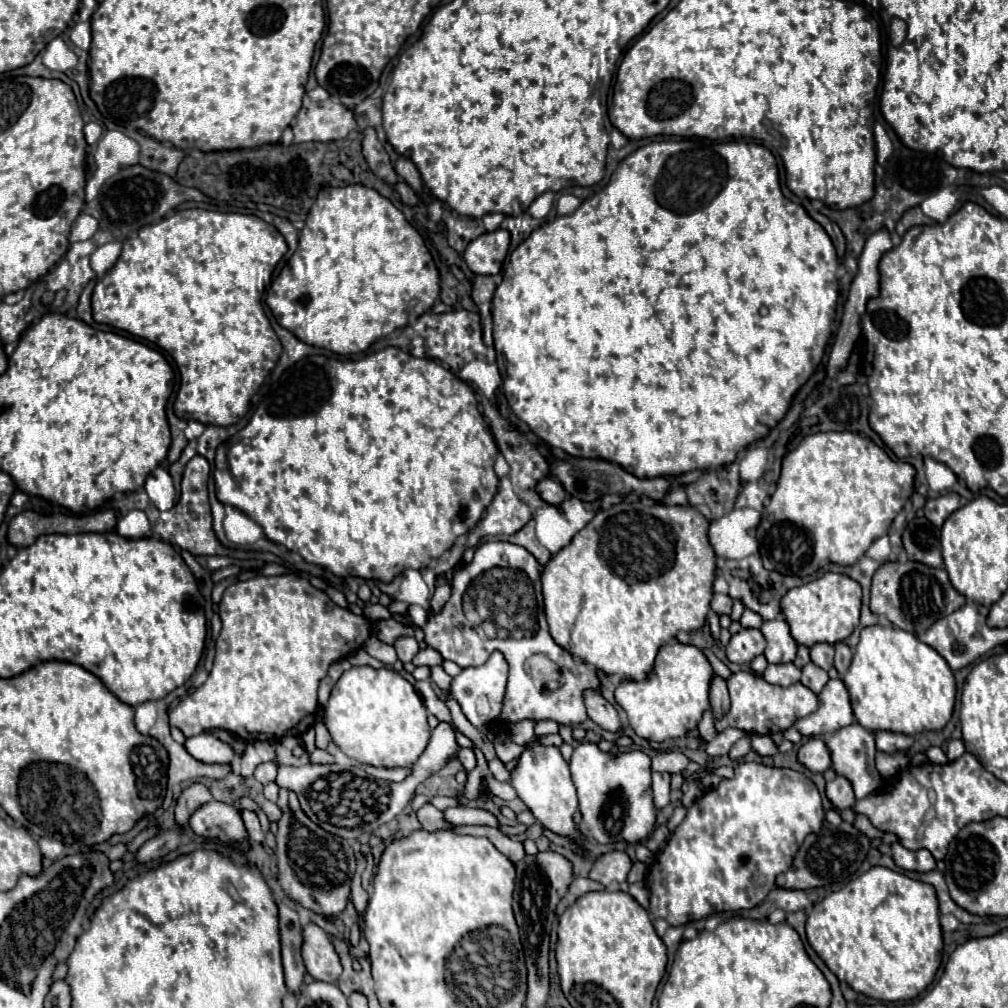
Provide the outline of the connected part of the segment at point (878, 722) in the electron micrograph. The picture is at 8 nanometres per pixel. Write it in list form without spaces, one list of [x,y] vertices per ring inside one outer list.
[[[867,626],[861,630],[861,640],[857,644],[853,662],[841,680],[847,684],[851,694],[851,704],[857,722],[867,730],[891,730],[901,734],[917,736],[925,730],[941,730],[953,712],[955,704],[955,678],[945,662],[945,658],[931,646],[917,640],[915,634],[899,630],[895,626]]]

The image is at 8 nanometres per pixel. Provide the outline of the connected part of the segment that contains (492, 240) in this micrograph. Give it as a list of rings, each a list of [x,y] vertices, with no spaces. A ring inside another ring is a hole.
[[[504,229],[475,238],[463,253],[469,270],[478,275],[496,275],[502,269],[510,246],[510,233]]]

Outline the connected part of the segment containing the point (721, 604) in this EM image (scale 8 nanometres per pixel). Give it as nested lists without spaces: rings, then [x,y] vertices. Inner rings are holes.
[[[713,594],[713,602],[711,608],[721,616],[721,614],[731,614],[731,604],[733,598],[729,594]]]

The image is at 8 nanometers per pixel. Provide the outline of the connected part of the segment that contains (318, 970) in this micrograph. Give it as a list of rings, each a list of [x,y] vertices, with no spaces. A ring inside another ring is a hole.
[[[307,924],[303,928],[303,946],[301,946],[303,962],[307,972],[315,980],[335,982],[343,972],[339,956],[329,940],[329,936],[315,924]]]

